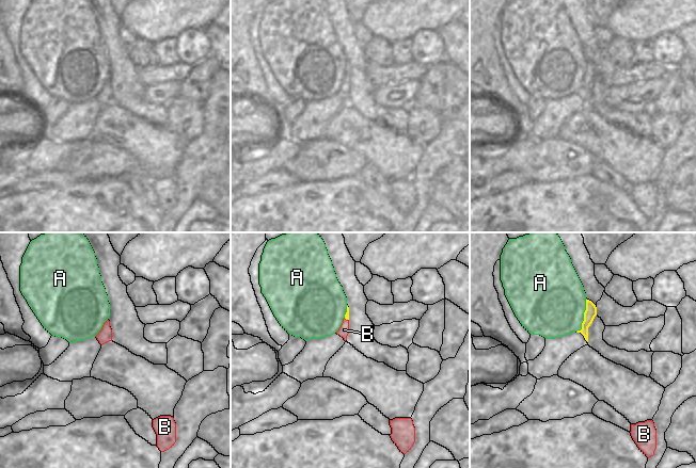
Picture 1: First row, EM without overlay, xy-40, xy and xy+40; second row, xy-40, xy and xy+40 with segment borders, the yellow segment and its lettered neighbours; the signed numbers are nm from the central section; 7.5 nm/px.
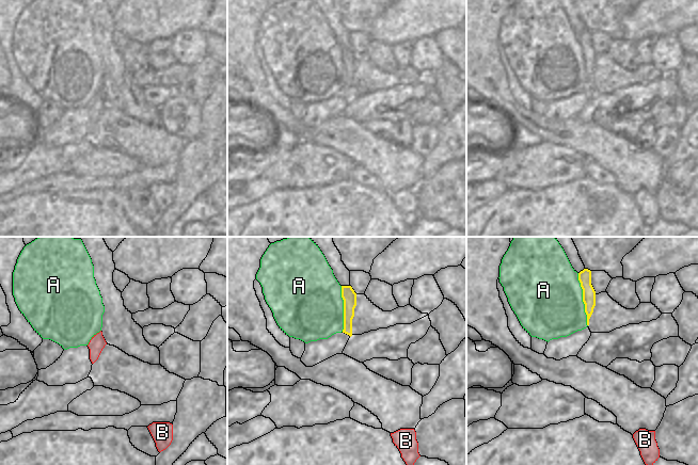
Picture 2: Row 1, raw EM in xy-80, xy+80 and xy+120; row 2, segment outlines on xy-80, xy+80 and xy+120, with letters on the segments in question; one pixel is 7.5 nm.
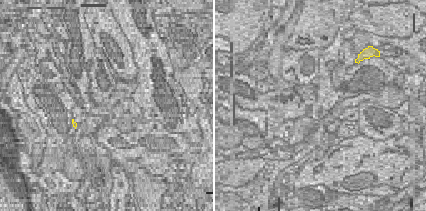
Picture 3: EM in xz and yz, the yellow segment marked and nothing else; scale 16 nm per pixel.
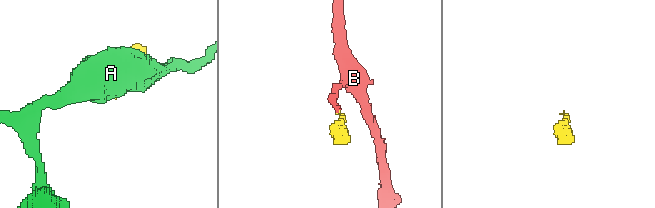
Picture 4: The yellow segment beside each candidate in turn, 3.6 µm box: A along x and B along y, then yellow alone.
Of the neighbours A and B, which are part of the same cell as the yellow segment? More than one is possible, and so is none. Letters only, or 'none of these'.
B

